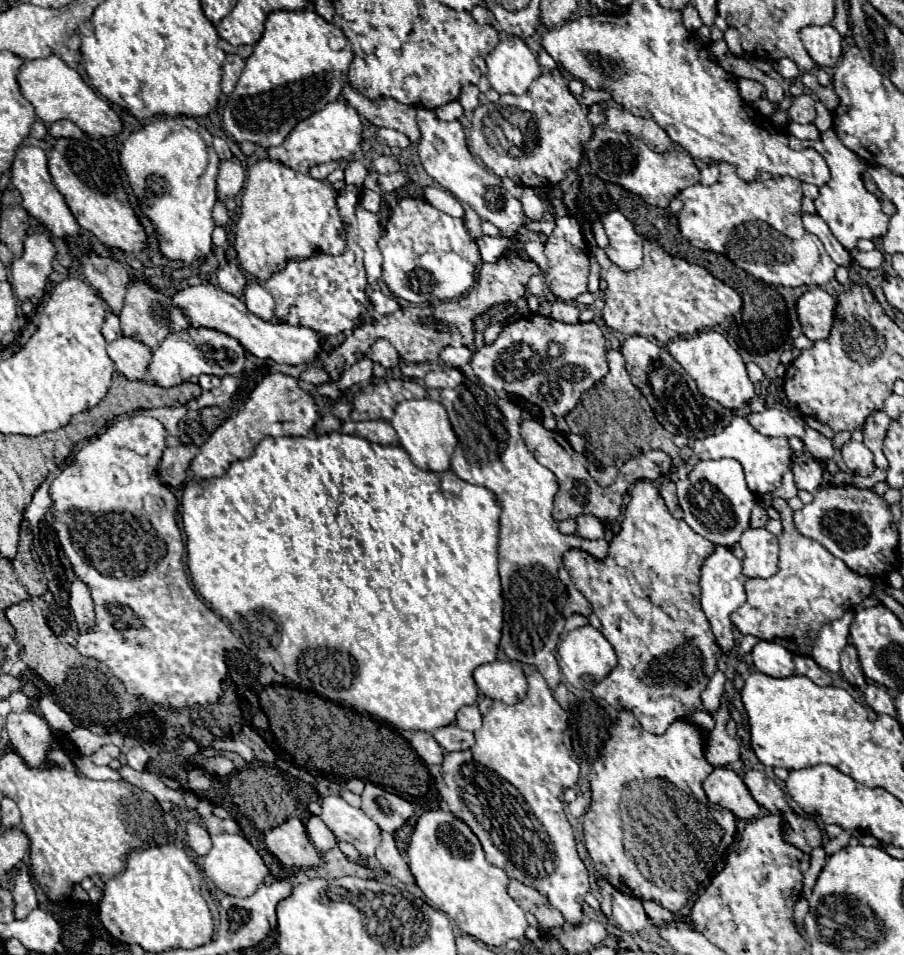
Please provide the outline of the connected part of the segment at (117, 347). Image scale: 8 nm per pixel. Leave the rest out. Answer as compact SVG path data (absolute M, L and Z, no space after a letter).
M120 336L108 344L108 356L116 364L116 370L128 380L142 380L146 376L152 350L130 336Z

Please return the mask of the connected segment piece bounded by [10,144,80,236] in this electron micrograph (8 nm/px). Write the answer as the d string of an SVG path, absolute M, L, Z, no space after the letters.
M28 144L28 146L20 146L16 150L16 156L14 156L14 162L10 168L10 182L22 194L22 206L26 208L26 212L30 216L38 218L42 224L46 224L48 230L52 232L52 236L66 236L66 234L76 236L78 234L80 226L74 220L70 208L66 206L62 194L52 184L52 178L48 172L48 158L42 148Z

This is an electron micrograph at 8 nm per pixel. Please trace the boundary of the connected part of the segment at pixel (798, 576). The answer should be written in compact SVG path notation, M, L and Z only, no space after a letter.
M776 498L772 502L772 506L778 510L782 526L784 526L782 534L778 536L778 540L780 540L780 562L778 562L780 572L772 578L766 578L766 580L750 578L746 582L748 600L736 612L732 612L730 618L742 634L754 634L754 636L760 636L762 640L776 642L776 644L784 646L786 650L790 650L792 654L810 654L812 644L818 638L822 626L832 620L838 620L846 610L856 608L864 598L868 598L872 592L872 580L852 572L840 558L832 556L822 544L796 532L796 526L792 520L792 510L786 504L786 500Z

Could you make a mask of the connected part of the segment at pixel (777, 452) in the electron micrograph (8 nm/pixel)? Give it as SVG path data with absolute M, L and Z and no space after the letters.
M734 416L734 420L720 434L696 440L694 442L694 452L696 452L696 456L700 460L718 460L718 458L734 458L734 460L738 460L742 464L742 468L744 468L748 488L754 494L774 492L782 482L786 462L790 462L790 458L792 458L792 448L790 448L786 438L762 436L760 432L756 432L748 424L746 418L740 418L740 416Z

